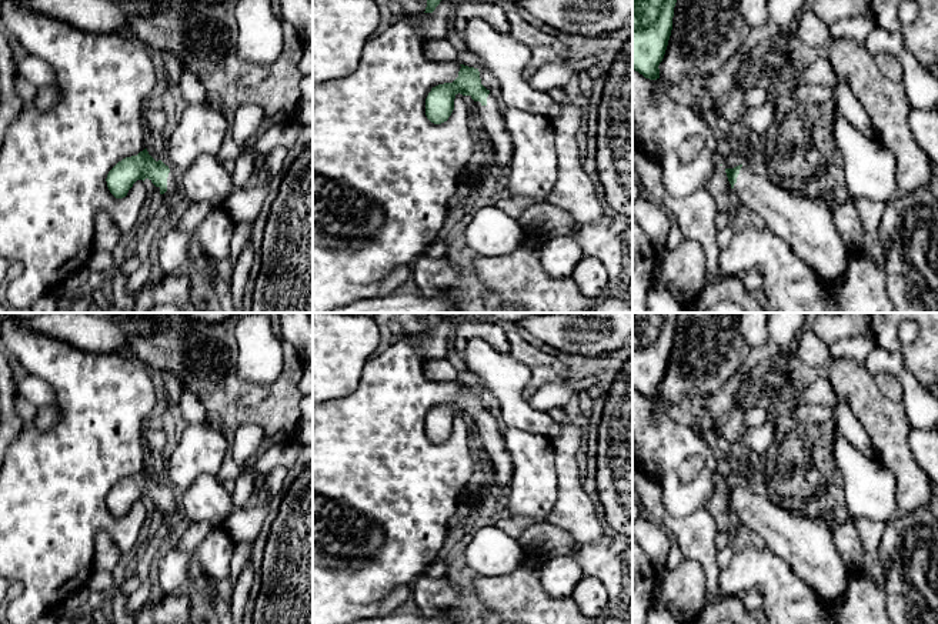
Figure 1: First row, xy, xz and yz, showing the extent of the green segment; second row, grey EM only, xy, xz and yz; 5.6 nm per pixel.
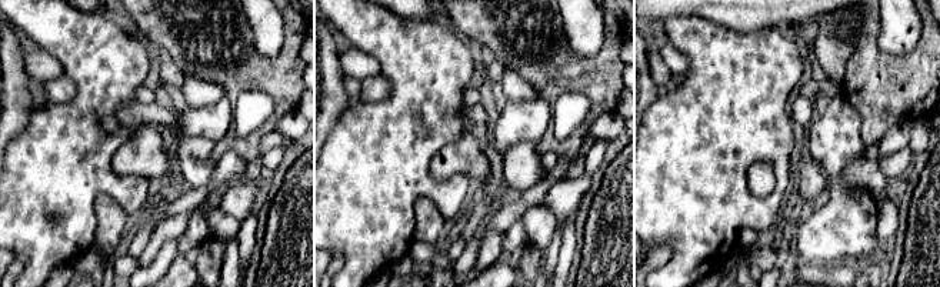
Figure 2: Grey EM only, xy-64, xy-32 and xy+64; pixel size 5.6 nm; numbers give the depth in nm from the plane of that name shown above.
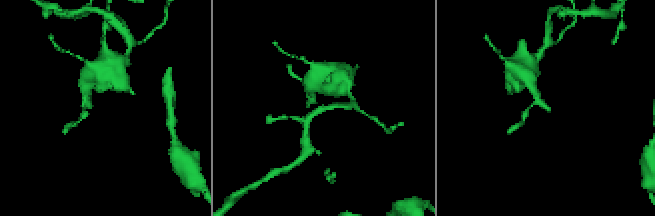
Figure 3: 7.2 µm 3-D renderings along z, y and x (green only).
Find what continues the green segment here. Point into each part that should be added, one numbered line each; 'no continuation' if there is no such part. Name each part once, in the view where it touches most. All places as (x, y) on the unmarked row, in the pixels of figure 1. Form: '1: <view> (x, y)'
1: xy (170, 500)

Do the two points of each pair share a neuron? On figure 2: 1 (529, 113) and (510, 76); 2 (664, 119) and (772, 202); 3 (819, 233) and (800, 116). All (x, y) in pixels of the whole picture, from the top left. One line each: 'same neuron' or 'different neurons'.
1: different neurons
2: same neuron
3: different neurons

